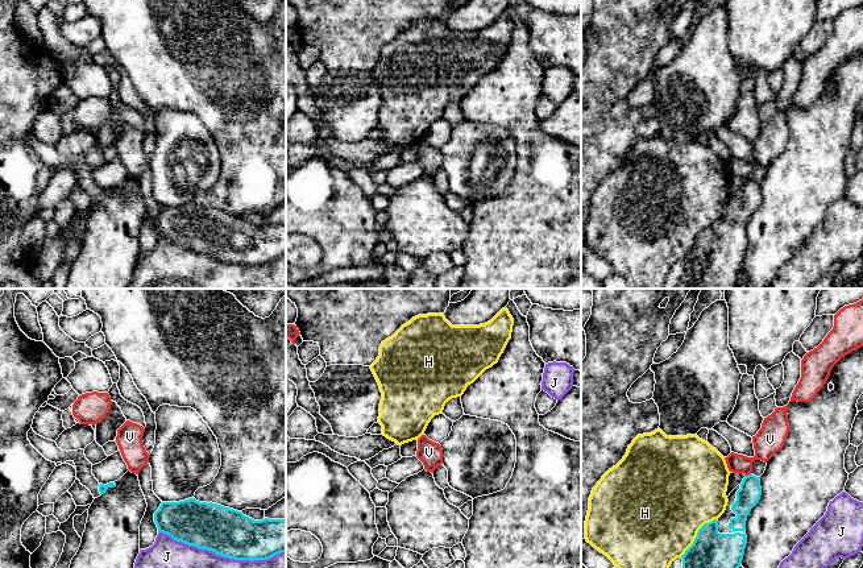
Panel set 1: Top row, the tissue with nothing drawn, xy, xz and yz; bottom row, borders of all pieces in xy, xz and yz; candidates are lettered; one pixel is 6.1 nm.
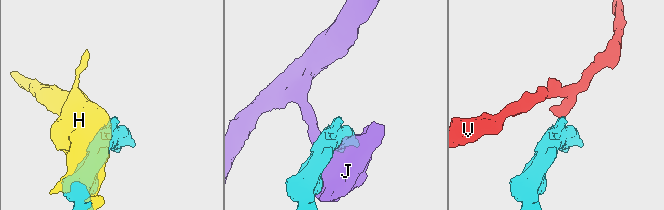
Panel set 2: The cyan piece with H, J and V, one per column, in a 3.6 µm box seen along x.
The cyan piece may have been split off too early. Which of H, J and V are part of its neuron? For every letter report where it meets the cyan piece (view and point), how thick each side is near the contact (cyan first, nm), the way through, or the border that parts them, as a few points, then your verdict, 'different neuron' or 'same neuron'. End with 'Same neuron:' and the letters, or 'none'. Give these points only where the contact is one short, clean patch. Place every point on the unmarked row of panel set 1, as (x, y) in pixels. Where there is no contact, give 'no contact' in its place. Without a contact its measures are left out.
H: meets cyan in yz at (697, 240); 340 nm thick on the cyan side, 480 nm on the other; different neuron
J: meets cyan in xy at (222, 260); 300 nm thick on the cyan side, 440 nm on the other; different neuron
V: meets cyan in yz at (749, 179); 140 nm thick on the cyan side, 170 nm on the other; different neuron
Same neuron: none

